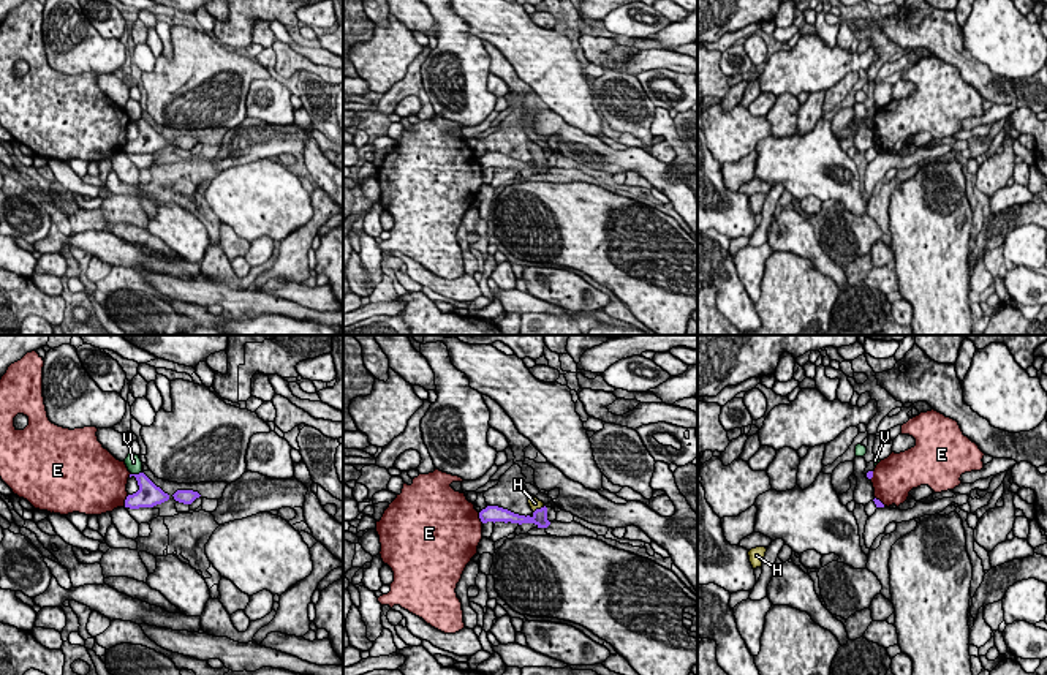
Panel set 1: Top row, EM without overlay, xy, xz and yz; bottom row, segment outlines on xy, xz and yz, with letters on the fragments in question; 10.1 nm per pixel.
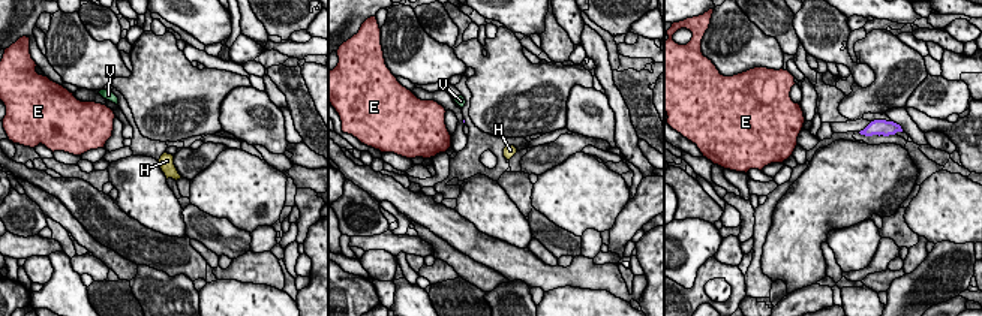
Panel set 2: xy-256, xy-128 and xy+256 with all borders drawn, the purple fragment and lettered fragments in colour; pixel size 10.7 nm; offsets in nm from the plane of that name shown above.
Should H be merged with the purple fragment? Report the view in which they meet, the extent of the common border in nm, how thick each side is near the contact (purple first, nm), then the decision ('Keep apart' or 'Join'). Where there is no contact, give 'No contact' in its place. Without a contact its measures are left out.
Touches purple in xz. Shared border 140 nm. Thickness 160 nm (purple) against 120 nm. Join

